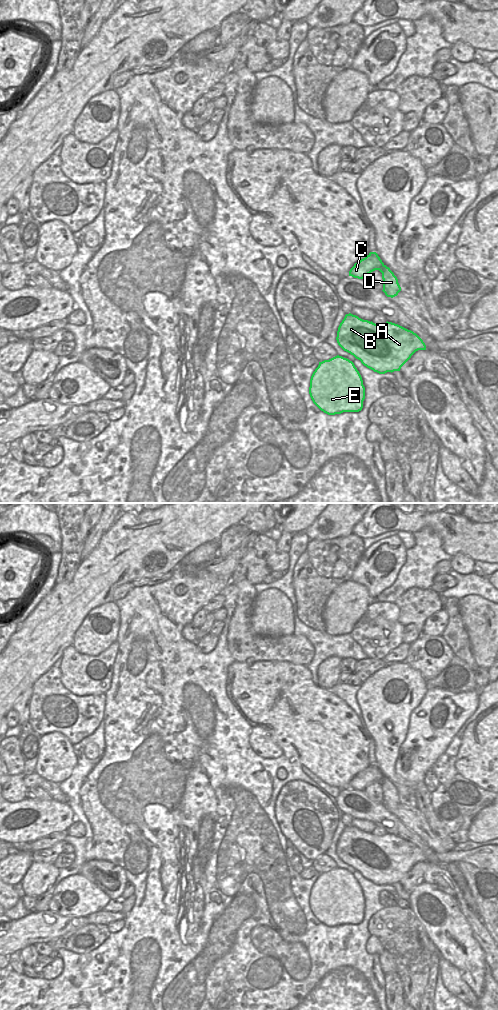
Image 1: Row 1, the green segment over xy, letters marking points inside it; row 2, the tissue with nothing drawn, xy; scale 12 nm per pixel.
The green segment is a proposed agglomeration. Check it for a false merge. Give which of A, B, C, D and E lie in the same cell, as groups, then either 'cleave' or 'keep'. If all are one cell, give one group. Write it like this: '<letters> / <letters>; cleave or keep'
A B C D E; keep

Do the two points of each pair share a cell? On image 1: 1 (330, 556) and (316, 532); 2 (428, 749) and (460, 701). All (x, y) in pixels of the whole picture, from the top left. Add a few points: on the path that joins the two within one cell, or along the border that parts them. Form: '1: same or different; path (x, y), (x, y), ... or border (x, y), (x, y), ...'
1: different; border (343, 535), (337, 538), (310, 540)
2: same; path (439, 737), (462, 713)

